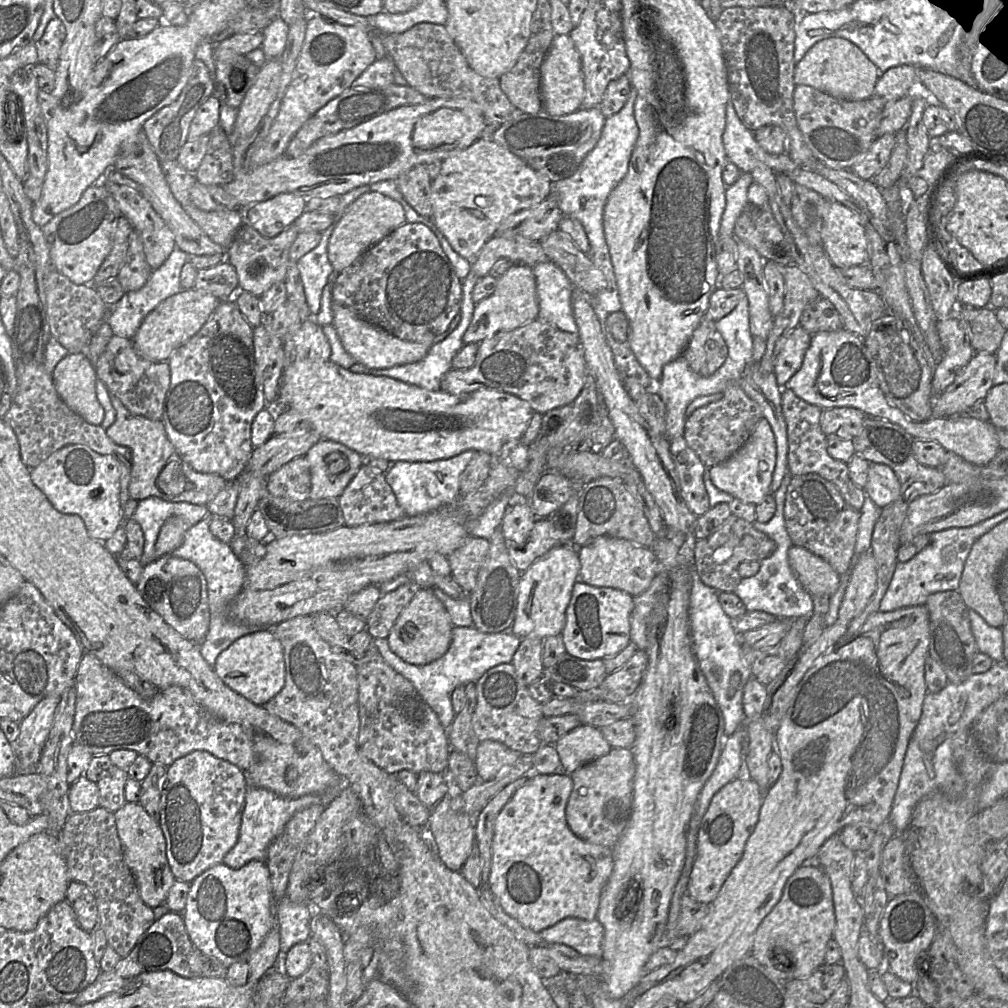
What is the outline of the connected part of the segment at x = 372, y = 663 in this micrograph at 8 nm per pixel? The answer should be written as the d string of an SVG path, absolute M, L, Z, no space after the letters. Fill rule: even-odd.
M373 642L356 669L361 754L389 774L401 770L410 770L417 775L421 772L444 774L451 751L447 728L442 726L414 685L385 662Z

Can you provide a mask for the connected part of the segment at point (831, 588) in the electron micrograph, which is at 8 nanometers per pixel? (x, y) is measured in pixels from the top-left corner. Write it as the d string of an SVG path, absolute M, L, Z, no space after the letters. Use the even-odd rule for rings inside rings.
M792 545L789 565L800 584L811 595L833 595L840 585L840 575L823 558L804 547Z

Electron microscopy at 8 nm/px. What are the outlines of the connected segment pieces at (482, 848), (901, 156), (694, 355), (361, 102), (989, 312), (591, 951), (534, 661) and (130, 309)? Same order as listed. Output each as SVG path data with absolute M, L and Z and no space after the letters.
M530 775L520 776L493 796L482 809L475 822L475 843L480 853L481 884L483 885L489 883L495 819L504 805L512 798L515 791L530 778Z
M906 129L895 133L896 142L888 162L875 174L872 181L881 190L897 184L908 153Z
M704 316L681 355L690 369L703 377L715 373L728 356L728 347L715 322Z
M393 83L380 88L351 87L330 100L303 124L287 146L285 155L296 157L304 153L317 140L324 136L351 129L401 106L424 103L427 99L426 96L409 85L400 86Z
M962 306L956 315L961 320L967 342L974 351L995 353L998 351L1005 327L998 320L994 308Z
M567 917L539 932L544 944L564 944L583 955L601 957L604 928L595 918Z
M529 636L521 639L511 664L520 681L529 686L544 674L542 664L543 639Z
M175 246L167 260L156 270L152 271L143 287L136 291L126 292L123 297L112 306L105 319L113 334L119 337L132 339L137 333L144 318L162 301L182 290L180 273L183 265L188 261L189 255Z

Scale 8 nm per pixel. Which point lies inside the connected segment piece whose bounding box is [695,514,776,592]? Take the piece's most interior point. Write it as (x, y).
(717, 557)

